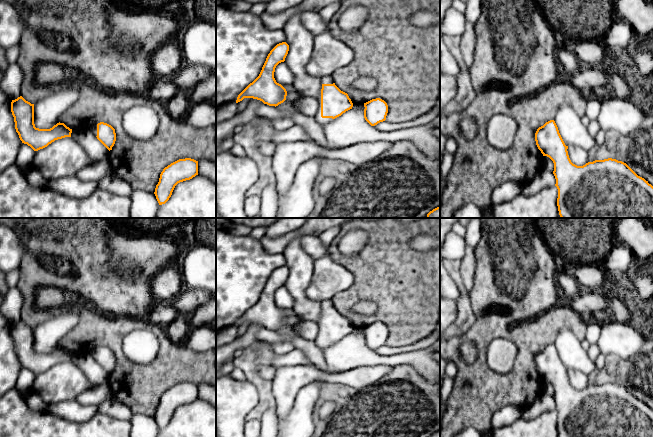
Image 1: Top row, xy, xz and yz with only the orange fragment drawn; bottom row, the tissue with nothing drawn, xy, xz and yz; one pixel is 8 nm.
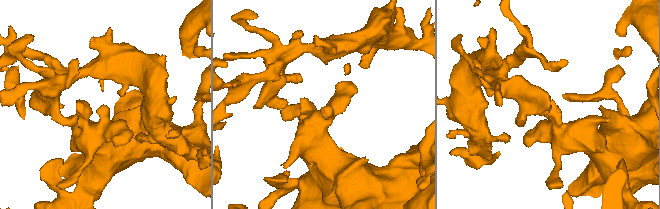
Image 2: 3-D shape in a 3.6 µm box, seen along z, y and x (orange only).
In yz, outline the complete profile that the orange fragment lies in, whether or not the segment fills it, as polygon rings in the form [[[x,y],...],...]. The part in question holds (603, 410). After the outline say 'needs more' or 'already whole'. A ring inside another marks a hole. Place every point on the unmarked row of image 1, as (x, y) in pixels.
[[[554,344],[537,353],[535,365],[543,380],[549,381],[554,387],[559,437],[653,437],[653,410],[638,400],[626,387],[608,382],[588,386],[583,390],[573,388],[568,379],[568,370],[565,369]]]; already whole

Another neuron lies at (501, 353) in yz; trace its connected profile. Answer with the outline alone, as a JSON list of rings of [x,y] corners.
[[[496,338],[487,348],[486,360],[490,369],[500,375],[509,373],[518,354],[517,346],[509,339]]]

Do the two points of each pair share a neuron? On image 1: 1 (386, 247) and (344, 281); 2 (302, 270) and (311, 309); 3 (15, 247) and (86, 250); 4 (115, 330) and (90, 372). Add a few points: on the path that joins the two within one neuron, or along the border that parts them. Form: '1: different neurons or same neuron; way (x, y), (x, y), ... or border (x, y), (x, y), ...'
1: different neurons; border (333, 261), (352, 274), (352, 284), (347, 289)
2: same neuron; way (300, 280), (301, 299)
3: different neurons; border (10, 228), (18, 236), (23, 247), (19, 267)
4: different neurons; border (90, 351), (72, 353)

